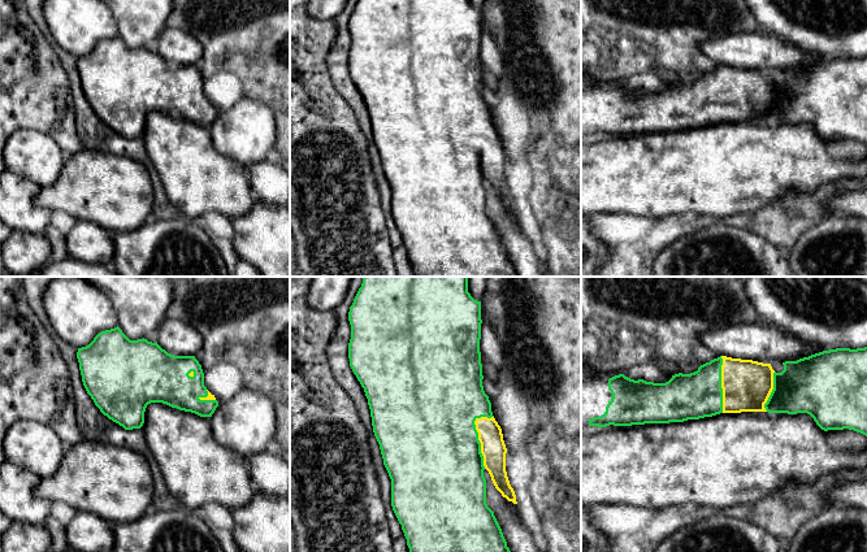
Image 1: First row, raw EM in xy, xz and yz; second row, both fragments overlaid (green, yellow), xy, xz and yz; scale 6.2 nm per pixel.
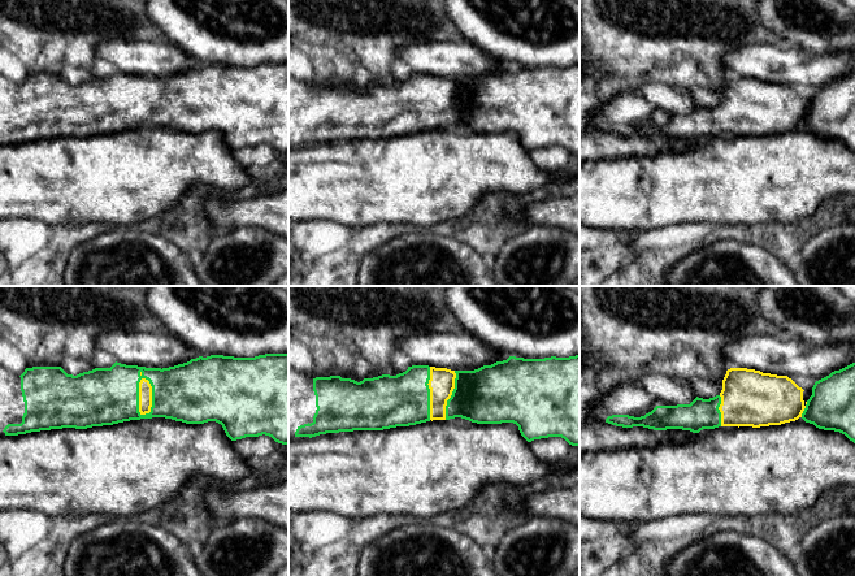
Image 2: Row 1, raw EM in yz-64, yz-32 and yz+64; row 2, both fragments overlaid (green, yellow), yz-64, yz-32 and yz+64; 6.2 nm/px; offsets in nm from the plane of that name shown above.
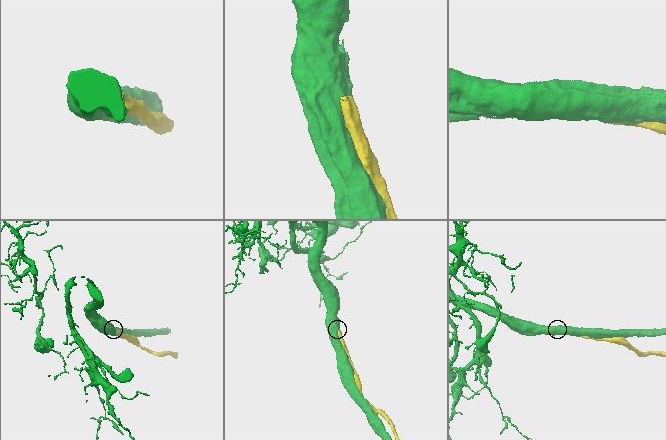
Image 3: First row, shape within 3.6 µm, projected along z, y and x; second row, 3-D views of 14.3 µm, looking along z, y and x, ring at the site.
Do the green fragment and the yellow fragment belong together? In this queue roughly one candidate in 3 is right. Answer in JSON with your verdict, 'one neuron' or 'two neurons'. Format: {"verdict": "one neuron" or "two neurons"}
{"verdict": "one neuron"}

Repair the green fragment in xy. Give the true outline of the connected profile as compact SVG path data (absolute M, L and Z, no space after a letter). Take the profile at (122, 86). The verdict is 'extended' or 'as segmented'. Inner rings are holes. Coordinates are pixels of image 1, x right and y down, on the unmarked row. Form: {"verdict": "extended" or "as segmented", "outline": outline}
{"verdict": "extended", "outline": "M117 35L99 42L94 49L78 57L77 68L83 95L100 121L125 139L140 138L144 121L151 112L162 112L179 119L191 121L200 126L212 126L218 110L204 95L204 82L195 65L174 65L162 58L157 51L147 48L130 49Z"}

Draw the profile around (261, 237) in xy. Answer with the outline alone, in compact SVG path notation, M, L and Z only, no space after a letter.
M259 199L240 217L233 218L233 245L240 260L253 265L263 277L290 277L290 205L277 207Z

